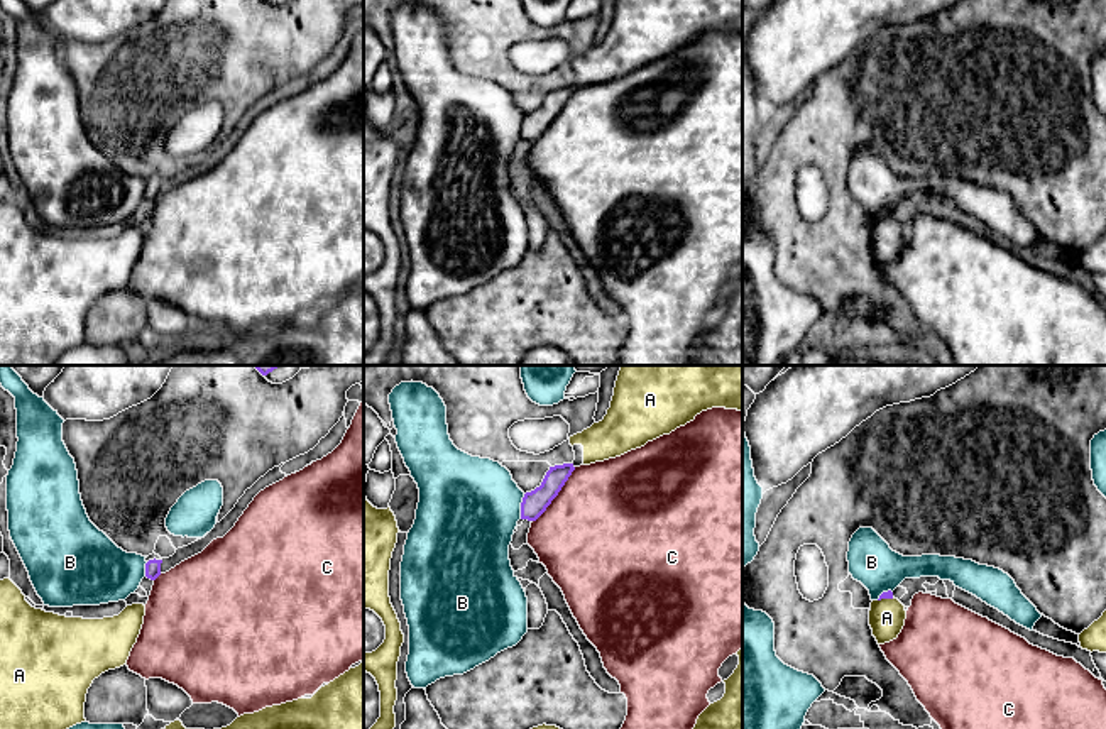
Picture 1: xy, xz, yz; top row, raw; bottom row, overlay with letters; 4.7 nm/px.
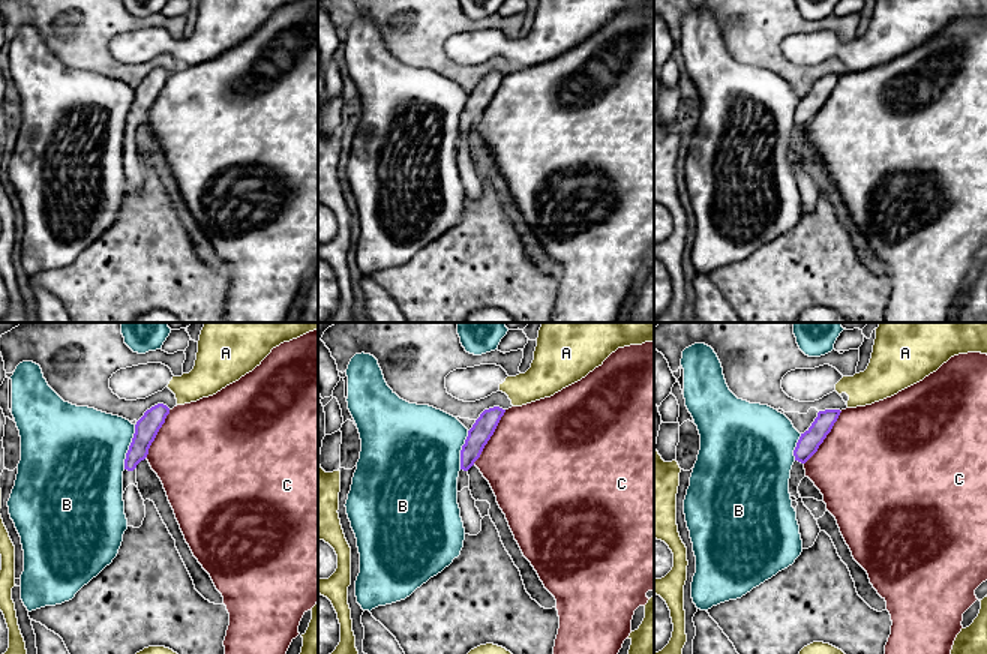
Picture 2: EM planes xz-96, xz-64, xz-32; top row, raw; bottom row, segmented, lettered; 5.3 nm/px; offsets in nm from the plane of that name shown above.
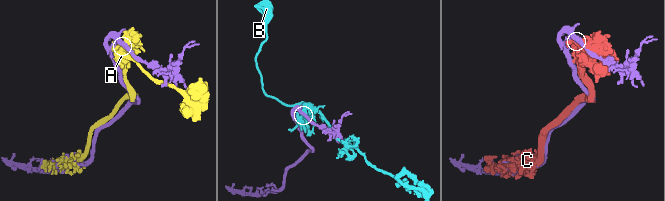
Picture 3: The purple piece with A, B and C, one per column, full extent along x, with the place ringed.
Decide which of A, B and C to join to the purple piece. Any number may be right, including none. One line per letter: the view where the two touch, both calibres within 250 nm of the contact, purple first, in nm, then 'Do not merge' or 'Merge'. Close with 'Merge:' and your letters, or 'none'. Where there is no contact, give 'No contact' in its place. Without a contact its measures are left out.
A: Touches purple in yz. Thickness 40 nm (purple) against 180 nm. Do not merge
B: Touches purple in xz. Thickness 120 nm (purple) against 480 nm. Do not merge
C: Touches purple in xz. Thickness 120 nm (purple) against 500 nm. Do not merge
Merge: none

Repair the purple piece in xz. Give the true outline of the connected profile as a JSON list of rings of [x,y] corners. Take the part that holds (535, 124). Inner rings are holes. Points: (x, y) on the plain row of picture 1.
[[[573,85],[550,88],[541,107],[524,115],[521,140],[536,142],[558,117],[573,91]]]

